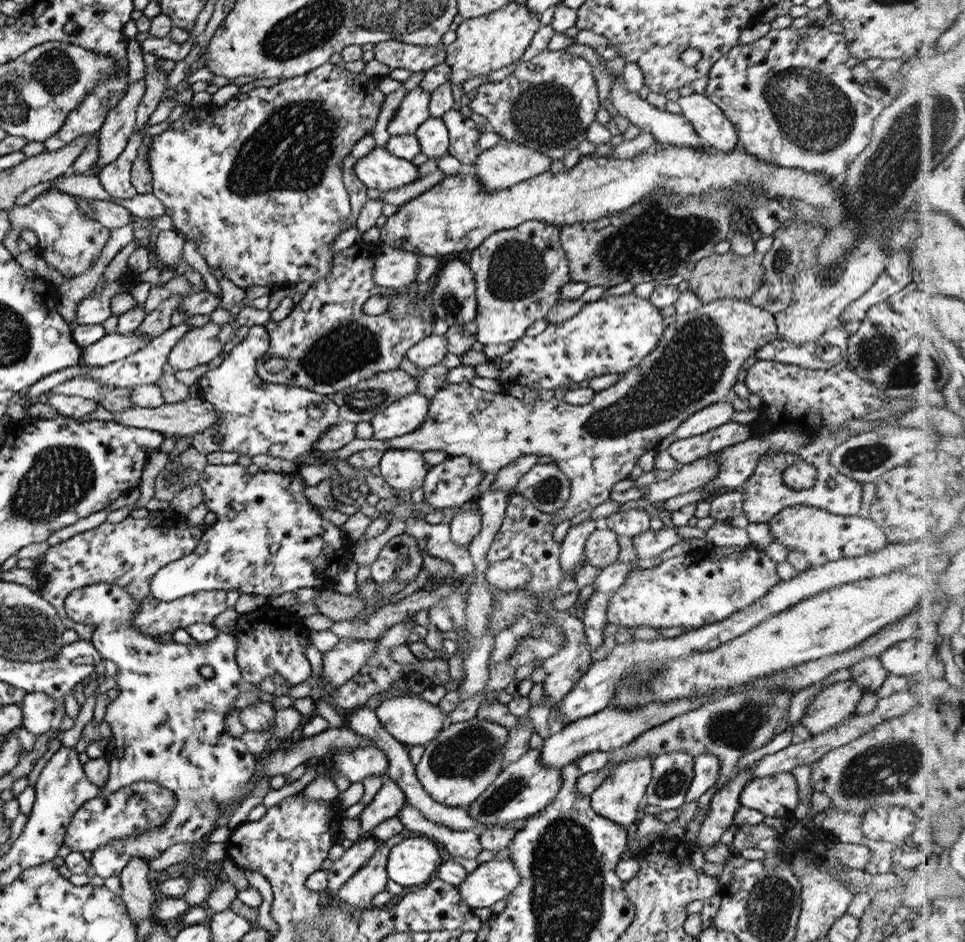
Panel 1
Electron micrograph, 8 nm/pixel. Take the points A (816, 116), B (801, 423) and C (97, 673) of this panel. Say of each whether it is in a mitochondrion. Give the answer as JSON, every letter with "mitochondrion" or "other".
{"A":"mitochondrion","B":"other","C":"other"}

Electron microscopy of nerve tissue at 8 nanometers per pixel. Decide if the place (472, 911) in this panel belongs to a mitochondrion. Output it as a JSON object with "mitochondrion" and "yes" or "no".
{"mitochondrion":"no"}

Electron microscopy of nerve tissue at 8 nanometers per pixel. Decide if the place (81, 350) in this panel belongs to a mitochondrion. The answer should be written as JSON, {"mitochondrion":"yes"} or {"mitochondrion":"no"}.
{"mitochondrion":"no"}

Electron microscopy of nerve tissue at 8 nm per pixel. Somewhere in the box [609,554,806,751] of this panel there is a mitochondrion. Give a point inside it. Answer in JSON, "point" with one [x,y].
{"point":[642,686]}

